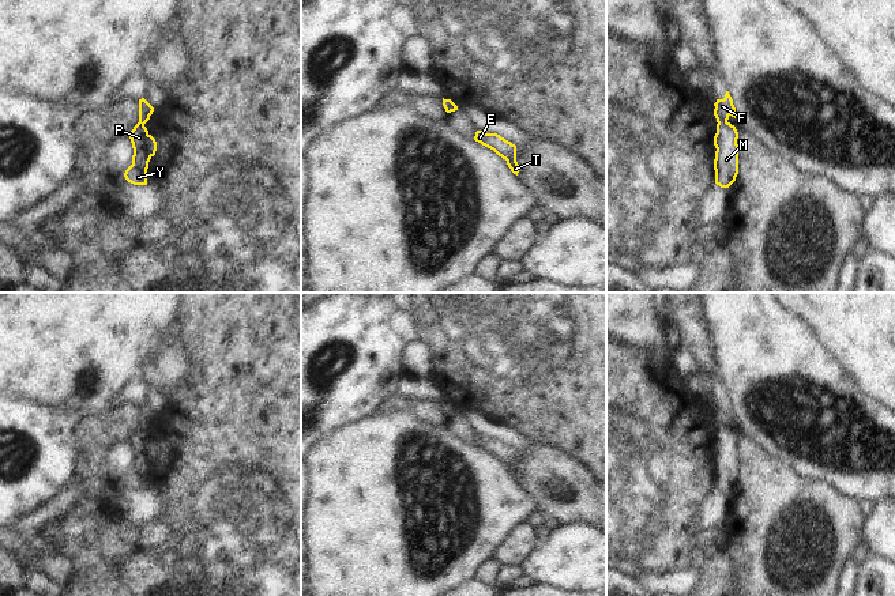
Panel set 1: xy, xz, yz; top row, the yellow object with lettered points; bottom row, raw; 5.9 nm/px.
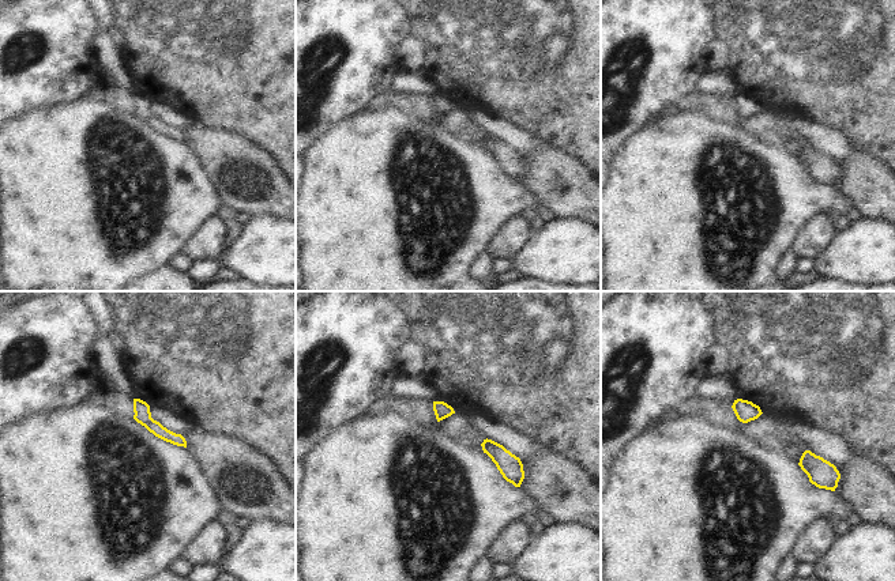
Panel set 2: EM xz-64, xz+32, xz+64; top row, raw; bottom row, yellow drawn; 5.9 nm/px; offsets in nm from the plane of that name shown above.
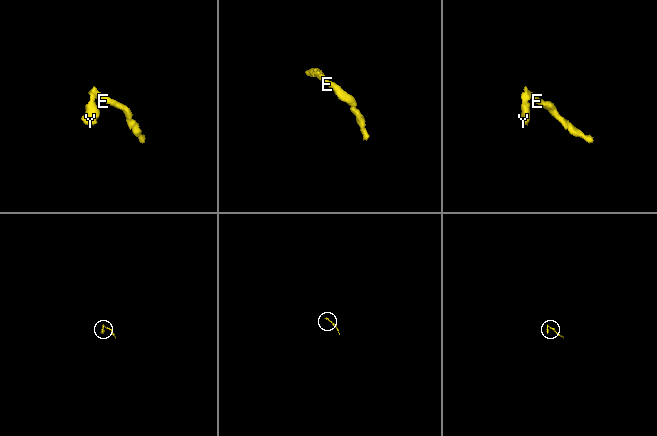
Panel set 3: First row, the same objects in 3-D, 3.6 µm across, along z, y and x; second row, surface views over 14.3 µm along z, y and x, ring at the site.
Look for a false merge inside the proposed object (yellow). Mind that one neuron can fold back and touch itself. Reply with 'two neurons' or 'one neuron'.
one neuron

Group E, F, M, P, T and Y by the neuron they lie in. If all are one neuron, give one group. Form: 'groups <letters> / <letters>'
groups E F M P T Y

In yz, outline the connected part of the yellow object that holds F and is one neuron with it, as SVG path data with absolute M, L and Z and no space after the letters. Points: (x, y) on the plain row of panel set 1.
M726 396L723 404L717 404L714 408L714 420L717 423L717 438L714 441L715 464L715 489L721 493L729 493L738 479L738 437L727 425L736 423L736 412L733 404Z

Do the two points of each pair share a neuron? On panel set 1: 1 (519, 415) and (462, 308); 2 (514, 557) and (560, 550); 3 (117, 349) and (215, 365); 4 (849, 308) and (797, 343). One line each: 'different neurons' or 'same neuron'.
1: same neuron
2: different neurons
3: different neurons
4: different neurons

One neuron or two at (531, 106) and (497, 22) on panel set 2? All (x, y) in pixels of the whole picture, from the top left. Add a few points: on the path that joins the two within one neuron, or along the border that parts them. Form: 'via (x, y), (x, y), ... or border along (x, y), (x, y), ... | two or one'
via (531, 86), (531, 56), (518, 42) | one

